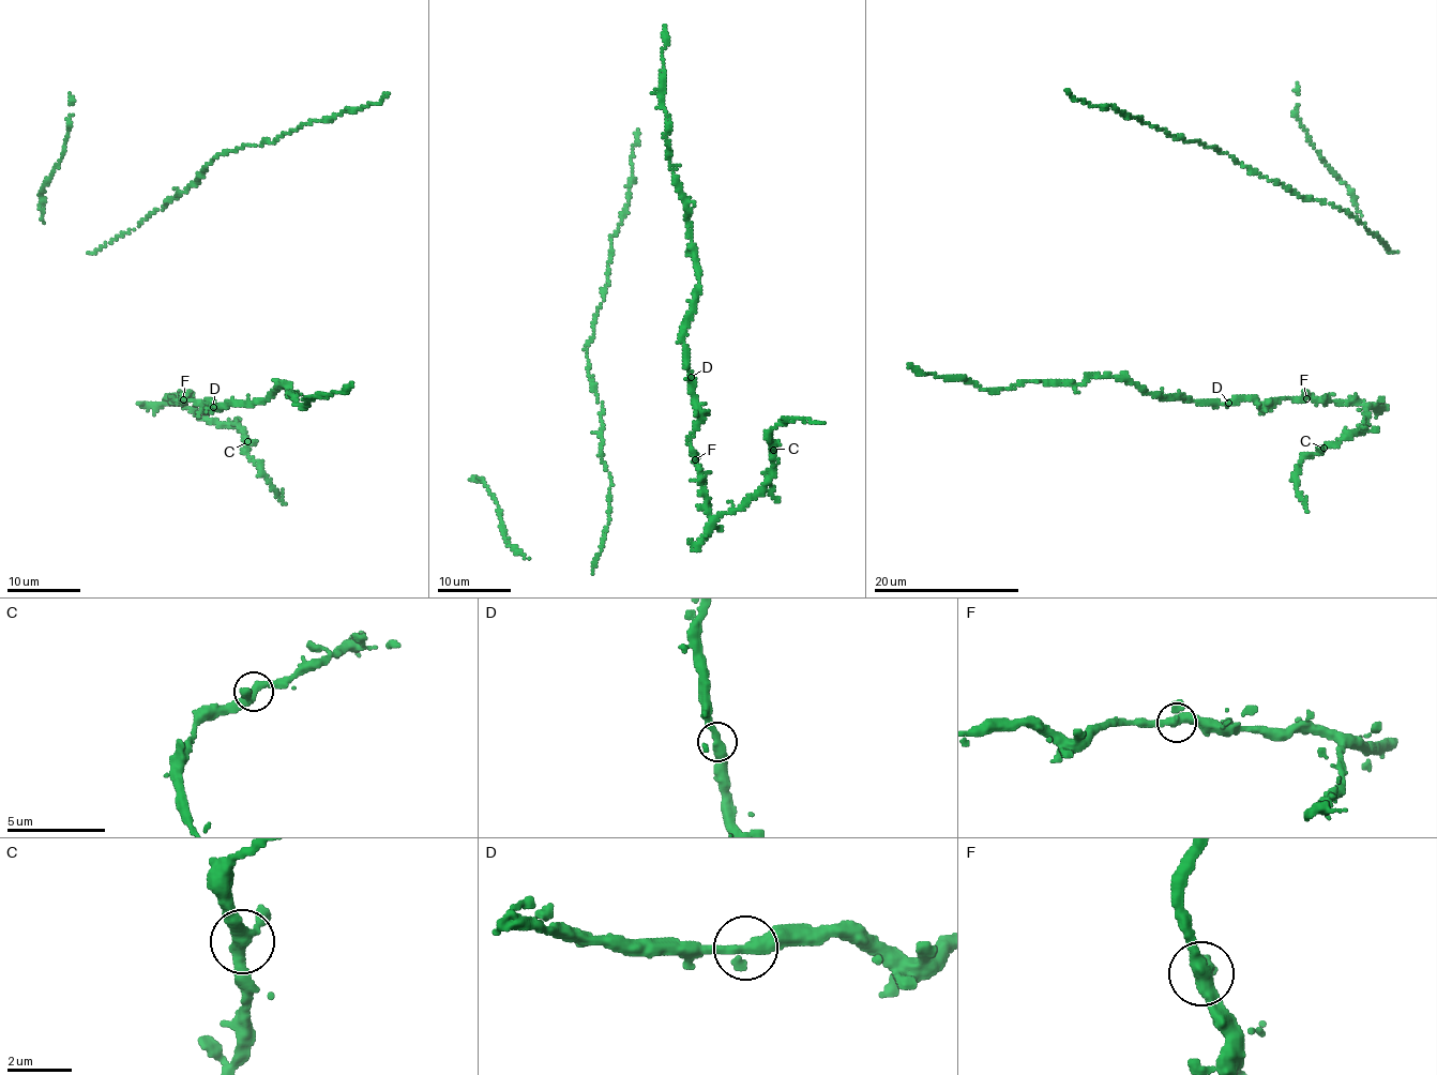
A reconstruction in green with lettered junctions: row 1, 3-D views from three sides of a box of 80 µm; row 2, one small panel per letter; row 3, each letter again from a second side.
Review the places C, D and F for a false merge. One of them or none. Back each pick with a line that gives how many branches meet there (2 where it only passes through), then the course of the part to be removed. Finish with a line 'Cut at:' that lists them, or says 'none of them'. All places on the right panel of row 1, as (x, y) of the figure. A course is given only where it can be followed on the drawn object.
Cut at: none of them

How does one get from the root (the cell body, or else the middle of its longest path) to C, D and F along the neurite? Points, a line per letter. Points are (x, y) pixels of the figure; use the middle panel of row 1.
C: (694, 551), (719, 517), (743, 505), (770, 480), (773, 450)
D: (694, 551), (707, 531), (709, 510), (702, 486), (702, 468), (690, 443), (694, 425), (699, 421), (691, 378)
F: (694, 551), (709, 521), (702, 468), (695, 459)

